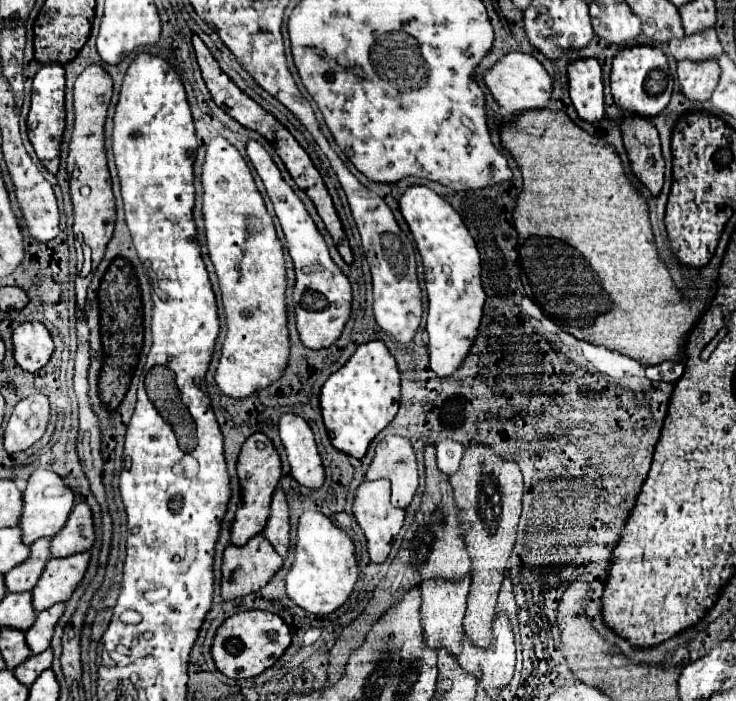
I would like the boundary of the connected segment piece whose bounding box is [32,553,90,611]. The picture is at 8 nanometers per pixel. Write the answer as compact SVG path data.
M76 553L62 559L50 559L46 563L46 569L42 571L42 577L38 579L38 585L34 585L32 589L34 609L42 611L54 603L66 601L84 577L88 559L90 553Z

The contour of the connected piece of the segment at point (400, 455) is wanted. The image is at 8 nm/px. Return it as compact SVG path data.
M386 435L376 445L376 455L366 471L366 479L386 477L392 483L392 505L408 507L418 487L416 457L412 445L400 435Z

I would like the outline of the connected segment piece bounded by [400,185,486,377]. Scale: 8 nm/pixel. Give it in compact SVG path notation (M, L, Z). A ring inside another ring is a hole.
M426 185L406 187L404 195L400 197L400 213L414 235L416 247L424 263L428 293L426 333L430 337L430 367L440 377L448 377L460 367L462 359L466 357L482 319L486 293L480 281L480 255L472 235L468 233L458 213ZM444 265L450 269L448 273L444 273Z

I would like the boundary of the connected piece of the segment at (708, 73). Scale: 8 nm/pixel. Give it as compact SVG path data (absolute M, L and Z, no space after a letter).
M716 59L712 61L680 61L678 63L678 81L680 89L686 99L704 103L710 99L714 87L718 85L720 77L720 67Z

